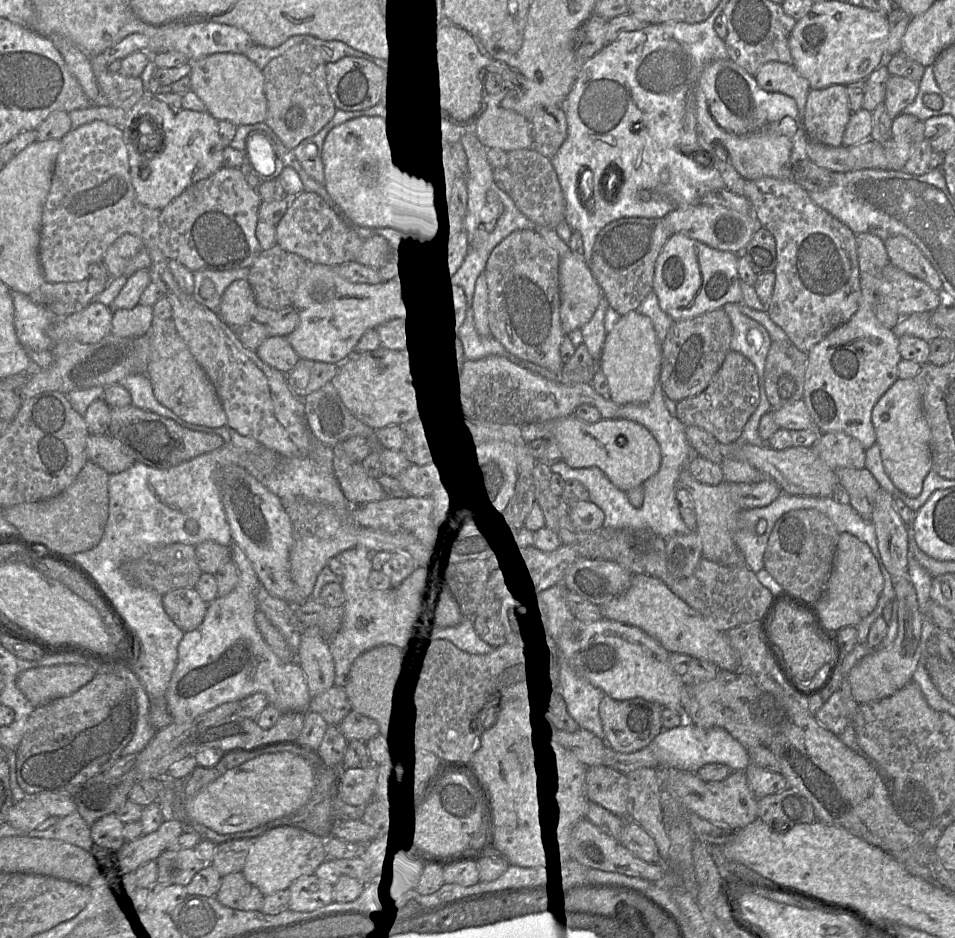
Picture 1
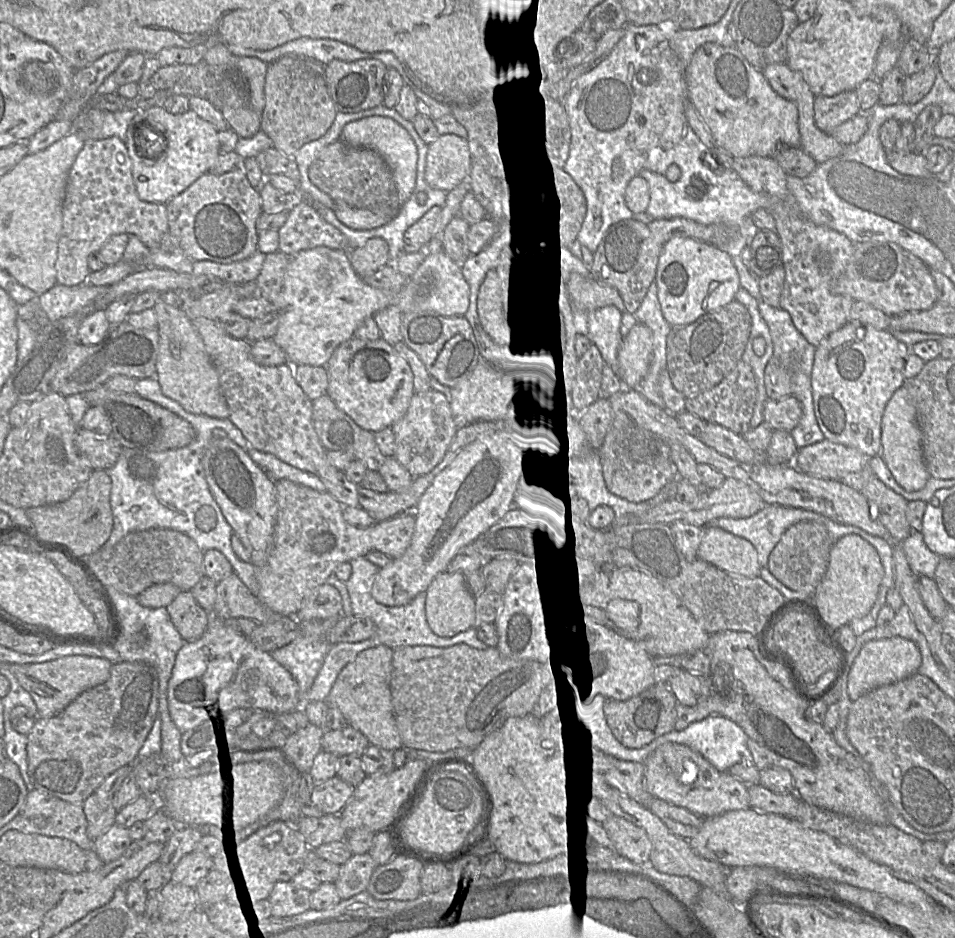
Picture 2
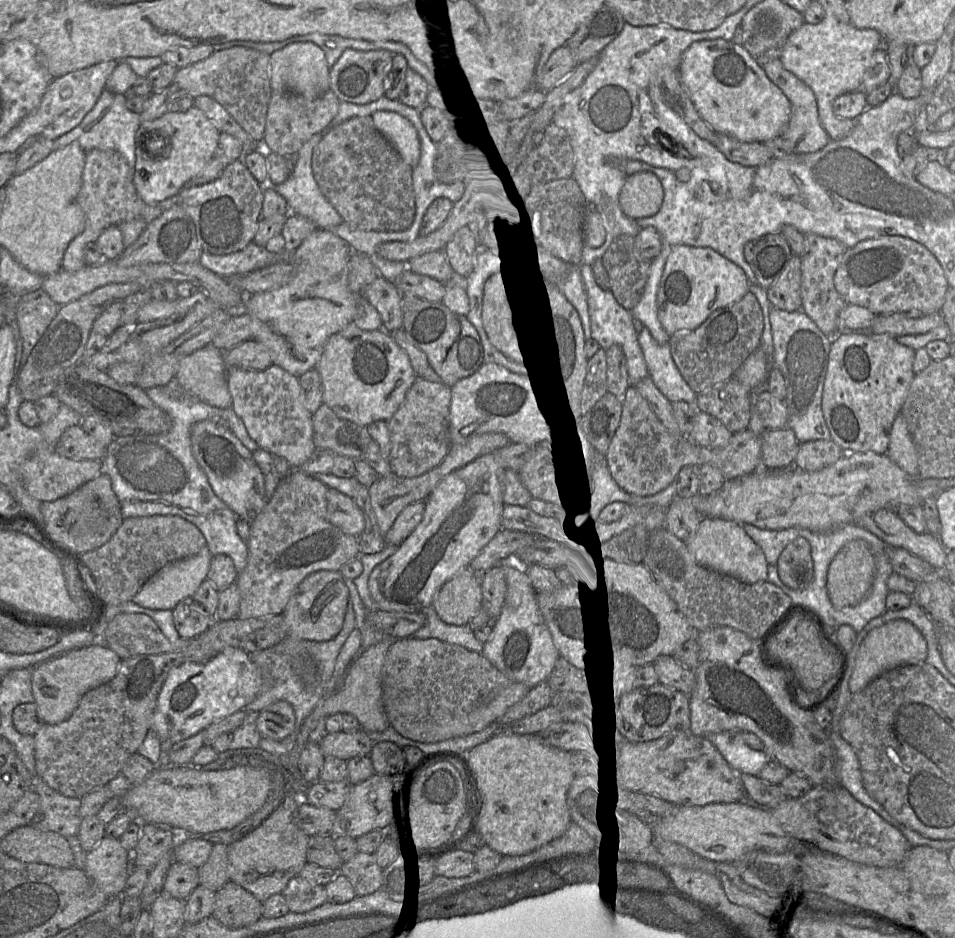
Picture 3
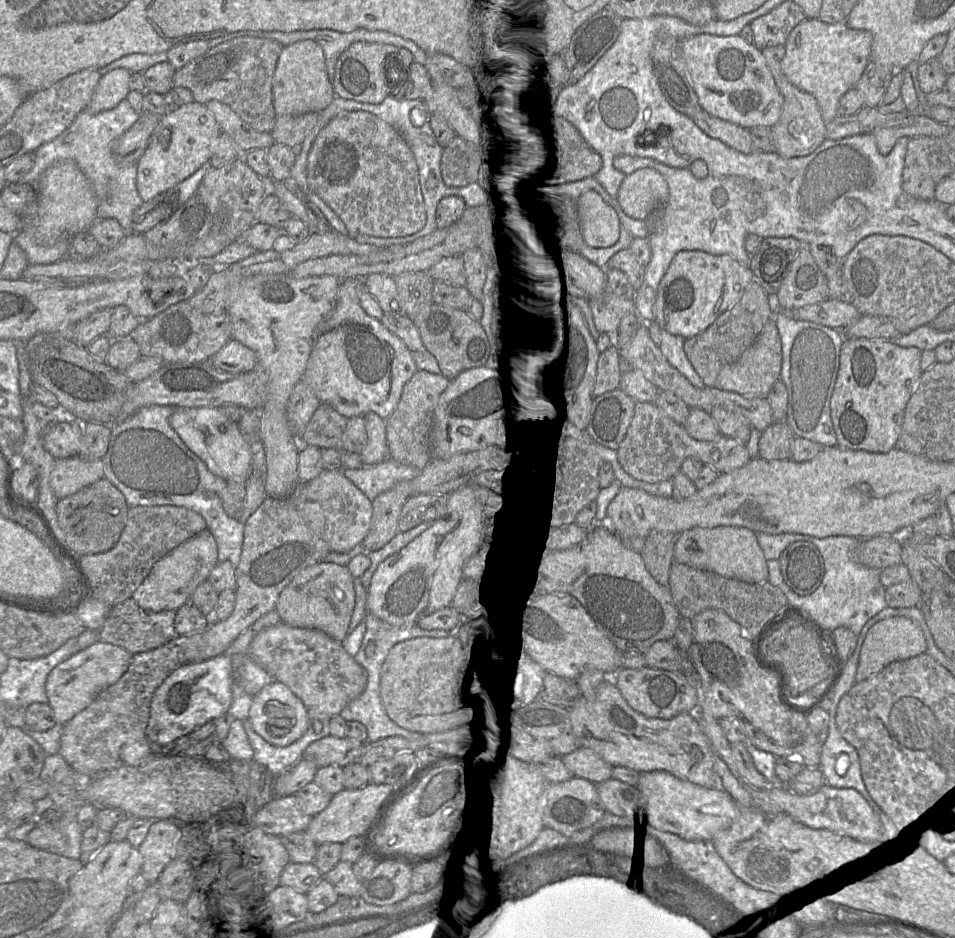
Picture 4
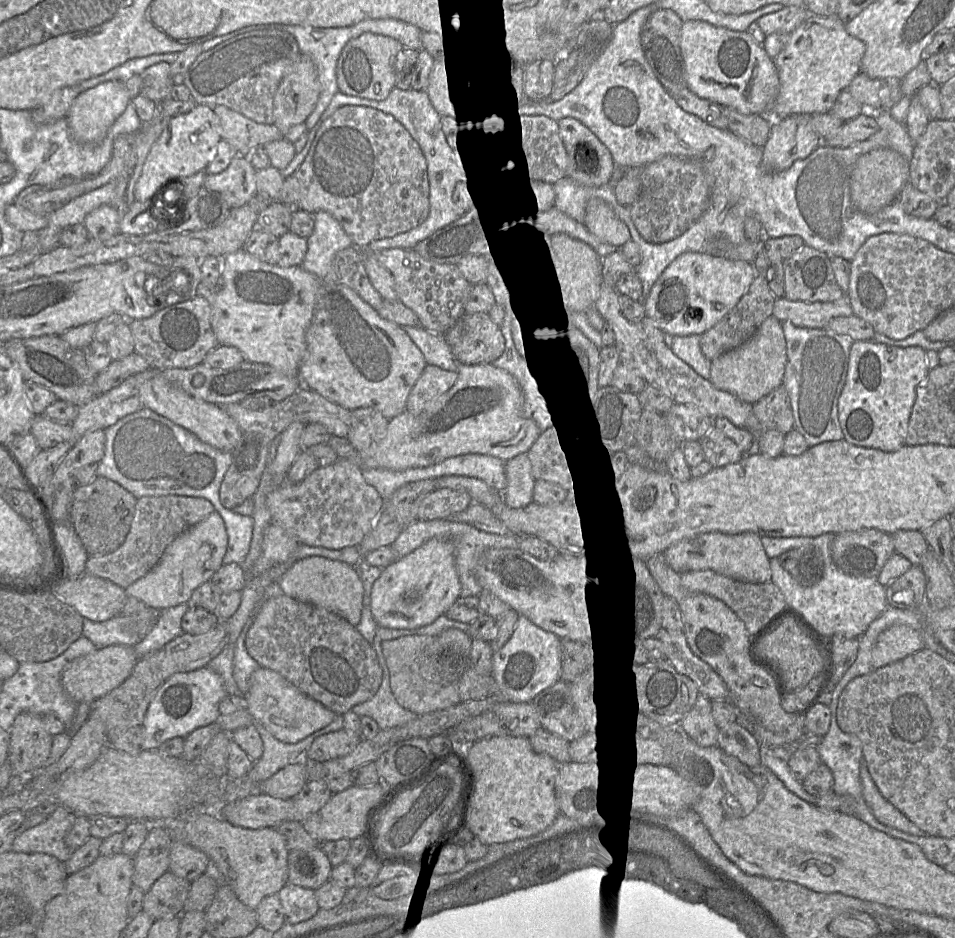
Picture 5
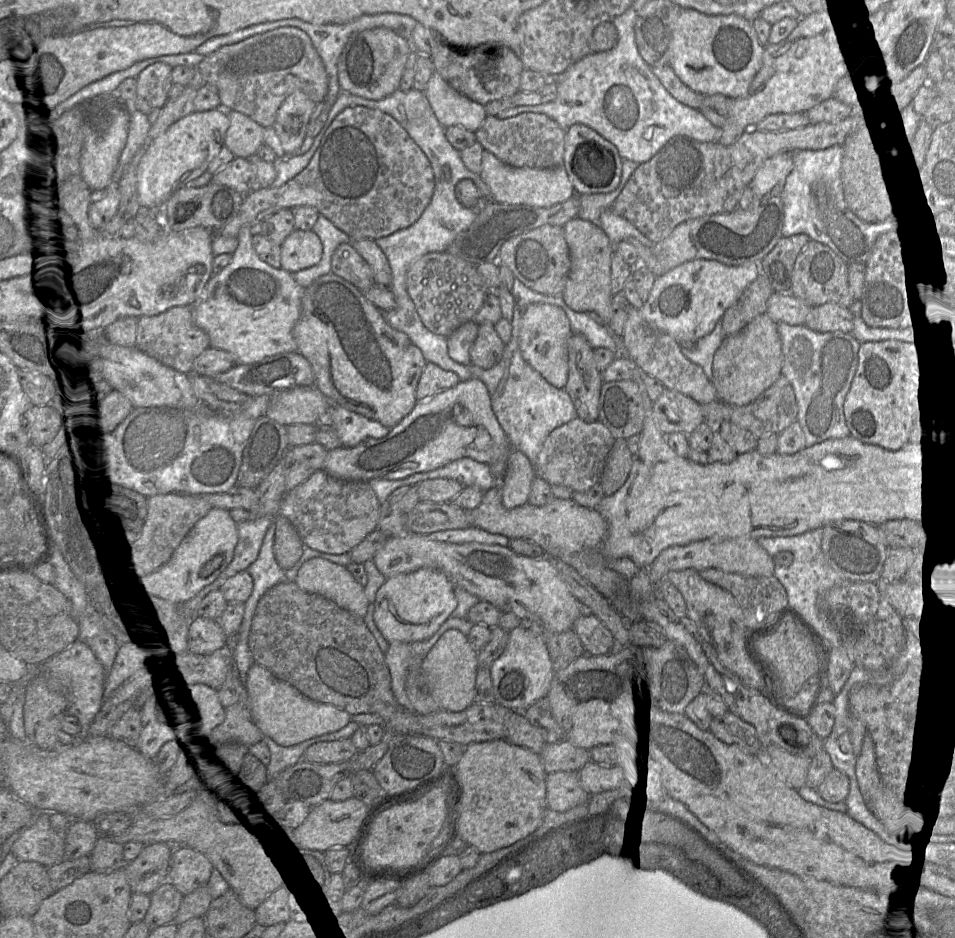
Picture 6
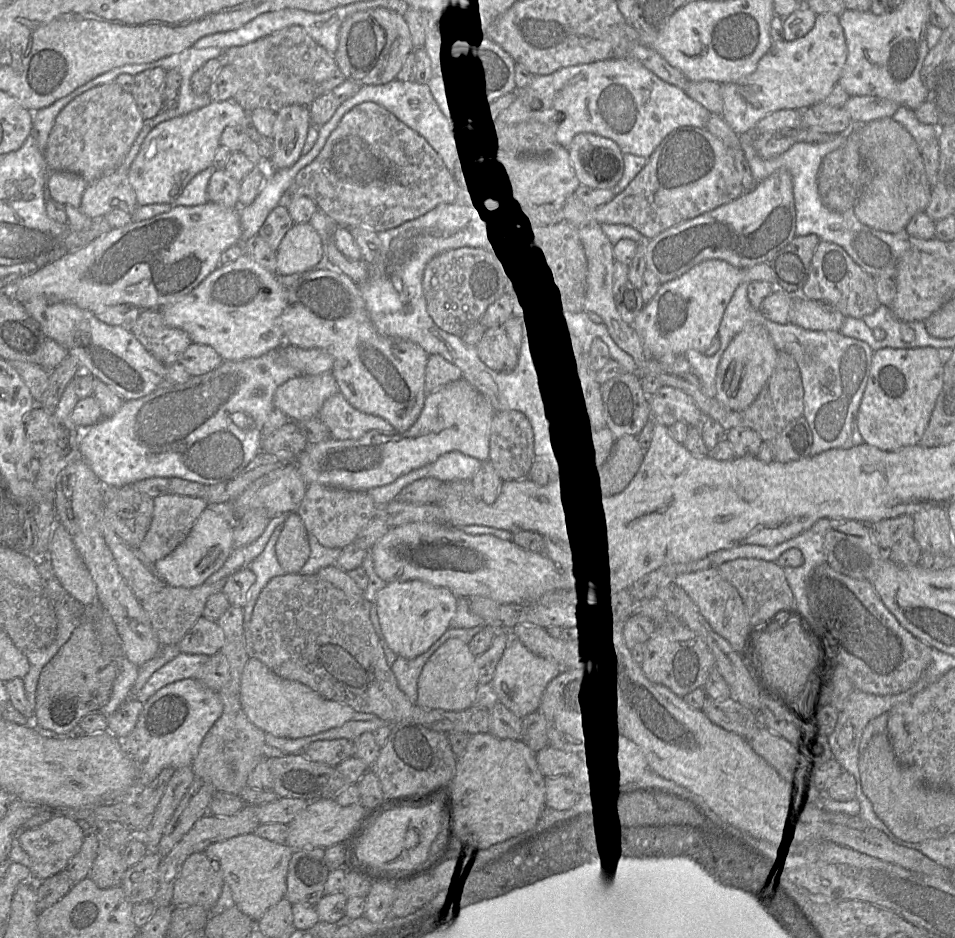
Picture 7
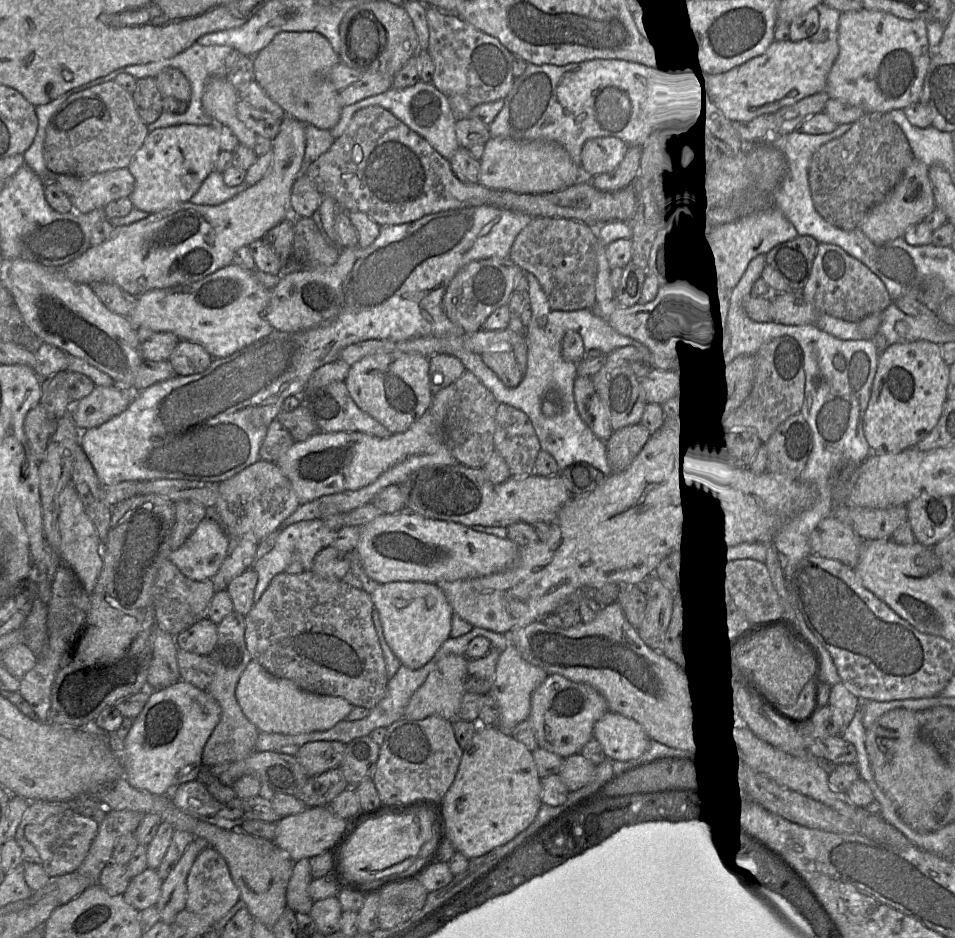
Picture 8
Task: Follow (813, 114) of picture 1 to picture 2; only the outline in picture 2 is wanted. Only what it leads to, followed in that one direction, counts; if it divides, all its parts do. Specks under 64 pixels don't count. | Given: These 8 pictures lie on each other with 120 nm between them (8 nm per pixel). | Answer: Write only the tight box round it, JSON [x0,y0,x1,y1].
[814,91,861,134]

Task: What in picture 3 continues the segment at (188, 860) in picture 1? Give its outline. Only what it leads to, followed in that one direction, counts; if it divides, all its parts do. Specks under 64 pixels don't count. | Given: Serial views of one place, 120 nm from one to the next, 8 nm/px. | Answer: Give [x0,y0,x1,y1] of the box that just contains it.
[164,861,199,900]

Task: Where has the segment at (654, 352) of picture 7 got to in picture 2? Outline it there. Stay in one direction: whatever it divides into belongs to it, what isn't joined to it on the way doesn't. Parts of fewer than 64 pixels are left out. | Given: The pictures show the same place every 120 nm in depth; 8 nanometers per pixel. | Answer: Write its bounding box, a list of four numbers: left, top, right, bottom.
[655,236,740,327]

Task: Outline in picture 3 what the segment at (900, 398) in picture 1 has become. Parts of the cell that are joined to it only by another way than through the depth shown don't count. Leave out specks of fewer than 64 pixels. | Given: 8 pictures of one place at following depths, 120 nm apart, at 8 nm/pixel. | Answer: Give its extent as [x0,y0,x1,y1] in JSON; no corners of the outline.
[887,413,918,478]

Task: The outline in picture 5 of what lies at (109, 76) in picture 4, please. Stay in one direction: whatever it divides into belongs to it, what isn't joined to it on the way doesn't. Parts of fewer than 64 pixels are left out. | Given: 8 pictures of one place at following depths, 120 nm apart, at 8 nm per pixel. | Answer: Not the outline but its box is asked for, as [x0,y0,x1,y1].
[67,81,131,143]

